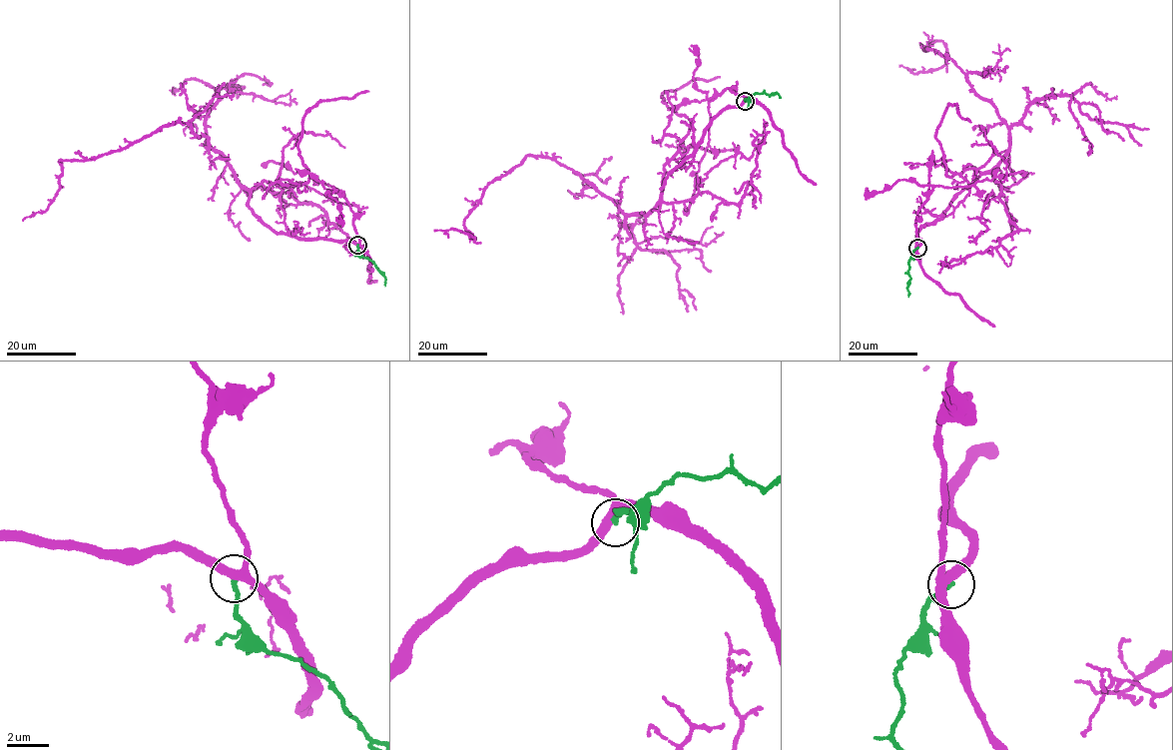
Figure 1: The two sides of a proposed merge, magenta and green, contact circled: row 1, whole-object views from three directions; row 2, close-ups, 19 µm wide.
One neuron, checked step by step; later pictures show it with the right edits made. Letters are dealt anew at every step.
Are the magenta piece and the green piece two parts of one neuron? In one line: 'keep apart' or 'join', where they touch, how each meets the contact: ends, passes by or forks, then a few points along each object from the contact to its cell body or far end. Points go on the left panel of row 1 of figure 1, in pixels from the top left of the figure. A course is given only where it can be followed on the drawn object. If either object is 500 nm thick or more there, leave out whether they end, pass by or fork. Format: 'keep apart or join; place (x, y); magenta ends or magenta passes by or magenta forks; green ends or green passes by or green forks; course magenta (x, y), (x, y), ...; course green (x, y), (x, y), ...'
keep apart; place (357, 245); magenta forks; green ends; course magenta (357, 245), (275, 231), (252, 211), (225, 158), (178, 121), (88, 160), (61, 159), (53, 200), (23, 221); course green (357, 245), (358, 252), (384, 277), (385, 286)

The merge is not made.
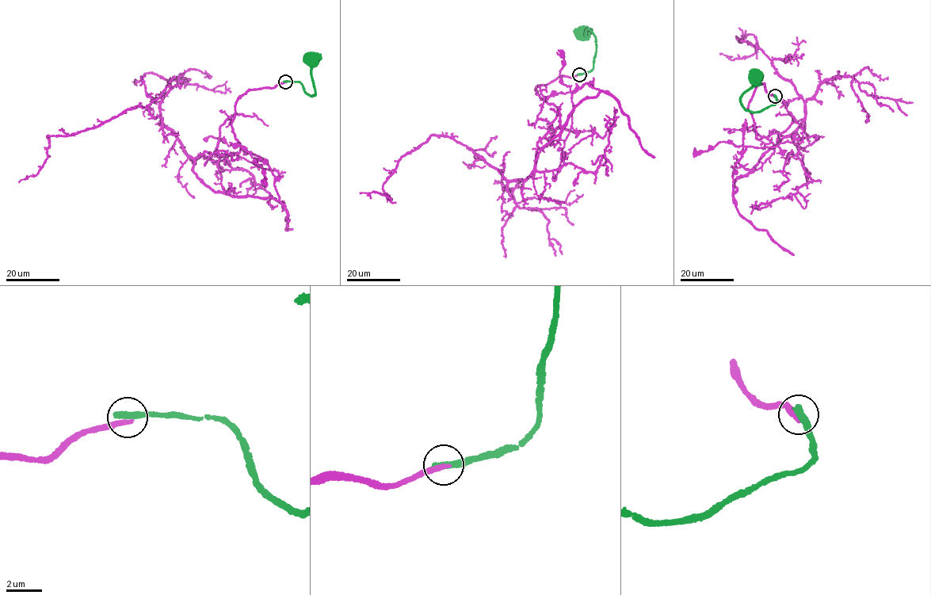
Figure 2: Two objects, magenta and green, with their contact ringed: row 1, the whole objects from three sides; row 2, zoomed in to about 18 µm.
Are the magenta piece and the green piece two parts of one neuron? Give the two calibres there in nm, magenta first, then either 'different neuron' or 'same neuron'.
calibres 340 and 440 nm; different neuron

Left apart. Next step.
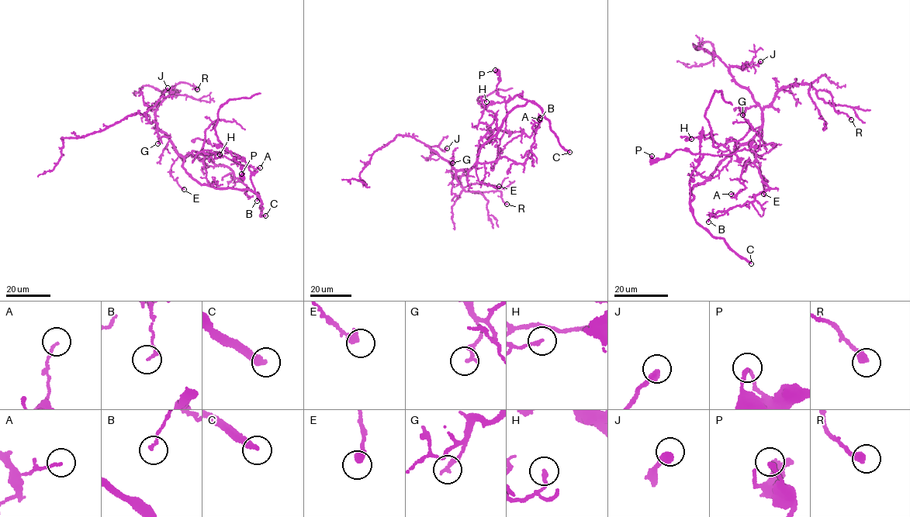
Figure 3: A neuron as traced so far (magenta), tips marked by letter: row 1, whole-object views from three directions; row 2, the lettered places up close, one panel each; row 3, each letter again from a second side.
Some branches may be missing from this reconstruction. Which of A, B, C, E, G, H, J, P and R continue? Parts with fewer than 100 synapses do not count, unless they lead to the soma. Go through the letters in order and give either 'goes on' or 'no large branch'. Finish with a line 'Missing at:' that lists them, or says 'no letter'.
A: no large branch
B: no large branch
C: goes on
E: no large branch
G: no large branch
H: no large branch
J: no large branch
P: no large branch
R: no large branch
Missing at: C

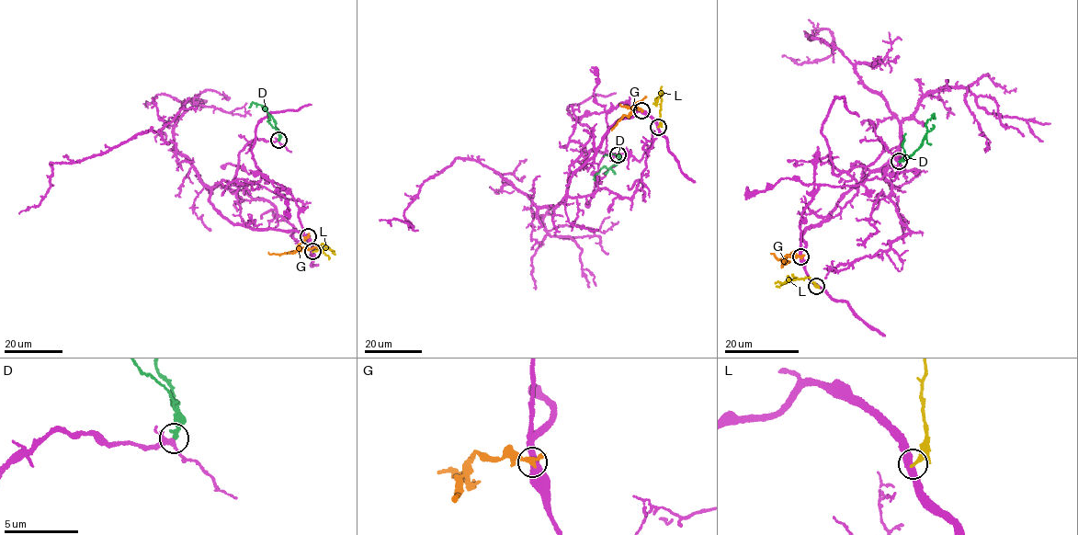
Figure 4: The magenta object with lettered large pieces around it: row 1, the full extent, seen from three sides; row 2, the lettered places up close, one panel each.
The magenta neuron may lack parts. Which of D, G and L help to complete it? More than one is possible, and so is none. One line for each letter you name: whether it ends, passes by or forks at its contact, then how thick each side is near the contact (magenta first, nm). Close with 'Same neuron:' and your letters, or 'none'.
D: it ends there; 240 nm thick on the magenta side, 300 nm on the other
Same neuron: D

